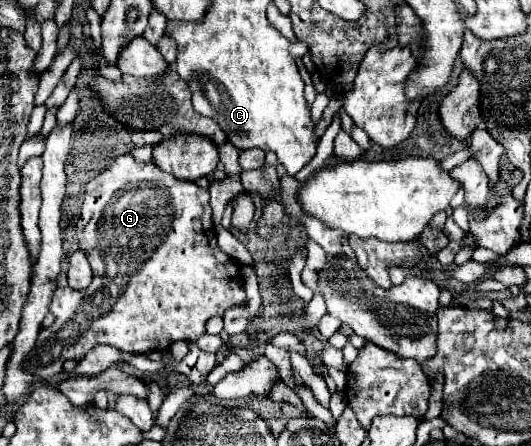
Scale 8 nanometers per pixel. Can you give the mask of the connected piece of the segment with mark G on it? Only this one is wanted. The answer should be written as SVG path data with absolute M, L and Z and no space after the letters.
M122 154L114 160L114 164L104 170L102 174L98 174L94 180L90 180L86 184L86 194L84 194L84 202L82 202L82 210L80 210L80 218L76 220L76 234L78 234L78 244L82 248L82 252L86 254L90 266L92 266L92 282L86 290L54 290L52 302L50 302L50 312L56 316L54 324L50 328L42 328L38 332L38 340L36 346L30 350L30 356L26 356L26 360L22 362L22 368L26 368L32 376L38 378L52 378L56 374L62 372L62 364L66 360L82 360L84 354L98 346L98 344L106 344L106 346L114 346L122 352L132 352L132 354L144 354L144 352L154 352L154 350L168 350L168 346L172 346L178 340L184 342L196 342L198 336L202 336L206 332L206 320L216 316L216 314L224 314L228 308L232 306L242 306L246 302L246 292L244 292L244 284L242 284L242 274L240 274L240 266L238 262L228 256L226 252L222 252L216 244L216 232L214 232L214 224L212 224L212 212L210 212L210 204L208 204L208 190L198 188L194 182L186 182L186 180L178 180L166 172L162 172L160 168L156 168L152 162L150 164L140 164L136 162L130 154Z

